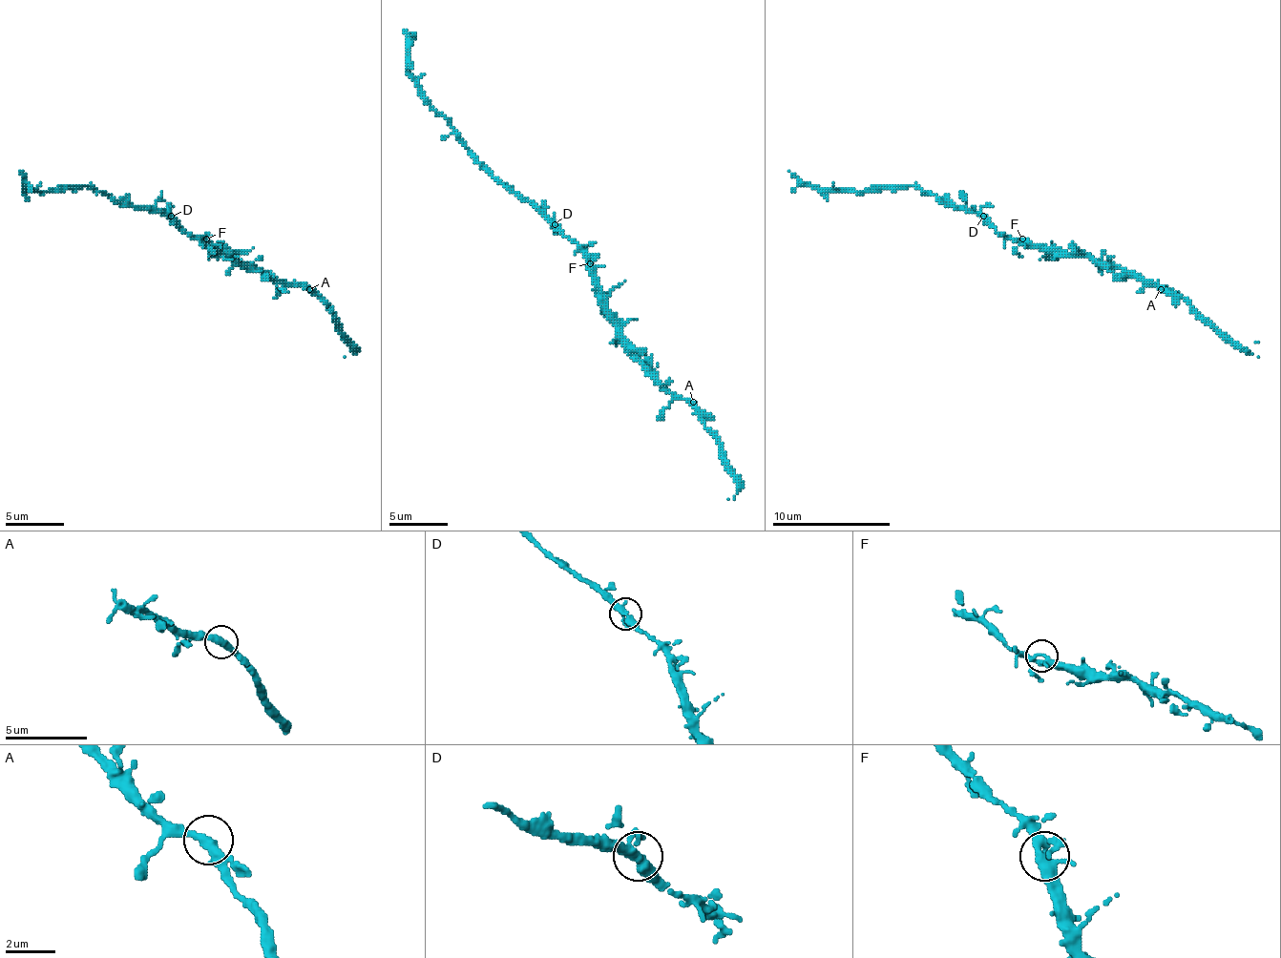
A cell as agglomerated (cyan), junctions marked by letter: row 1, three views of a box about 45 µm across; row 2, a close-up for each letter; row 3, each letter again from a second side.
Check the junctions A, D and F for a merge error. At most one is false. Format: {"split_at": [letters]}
{"split_at": []}

